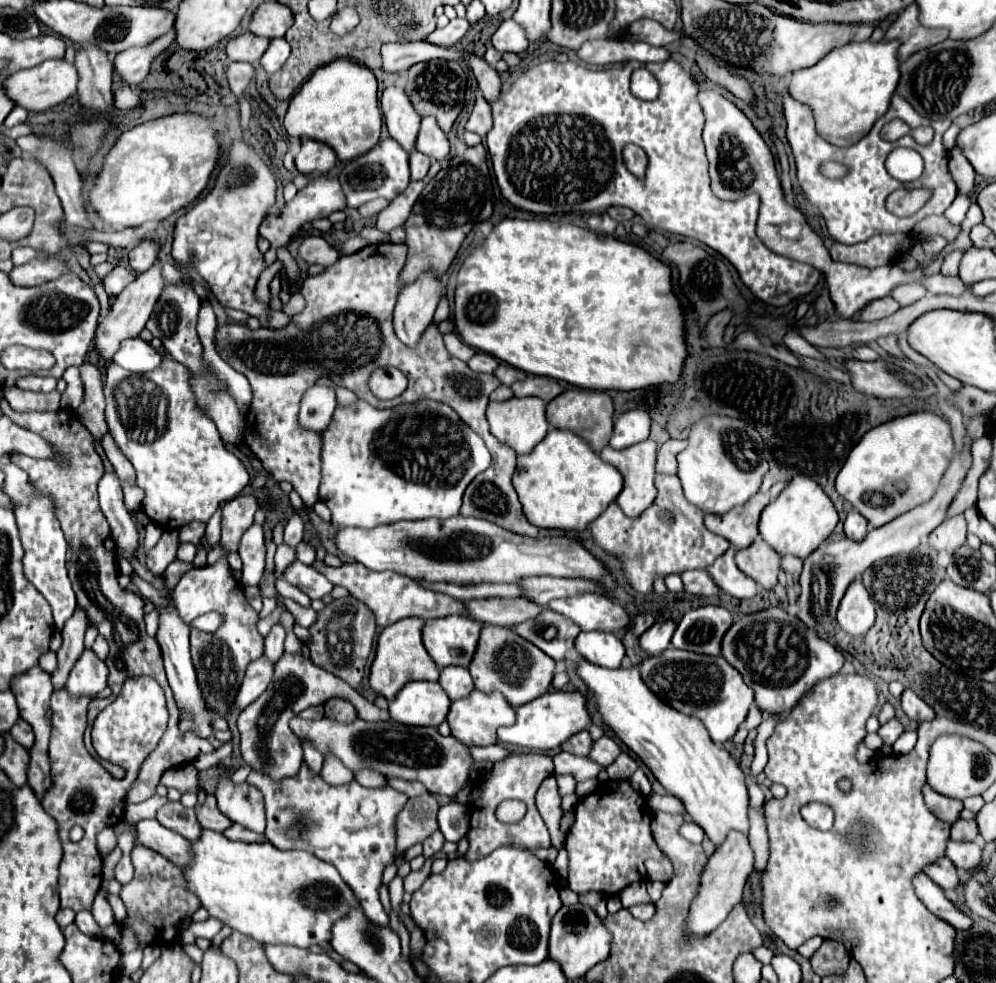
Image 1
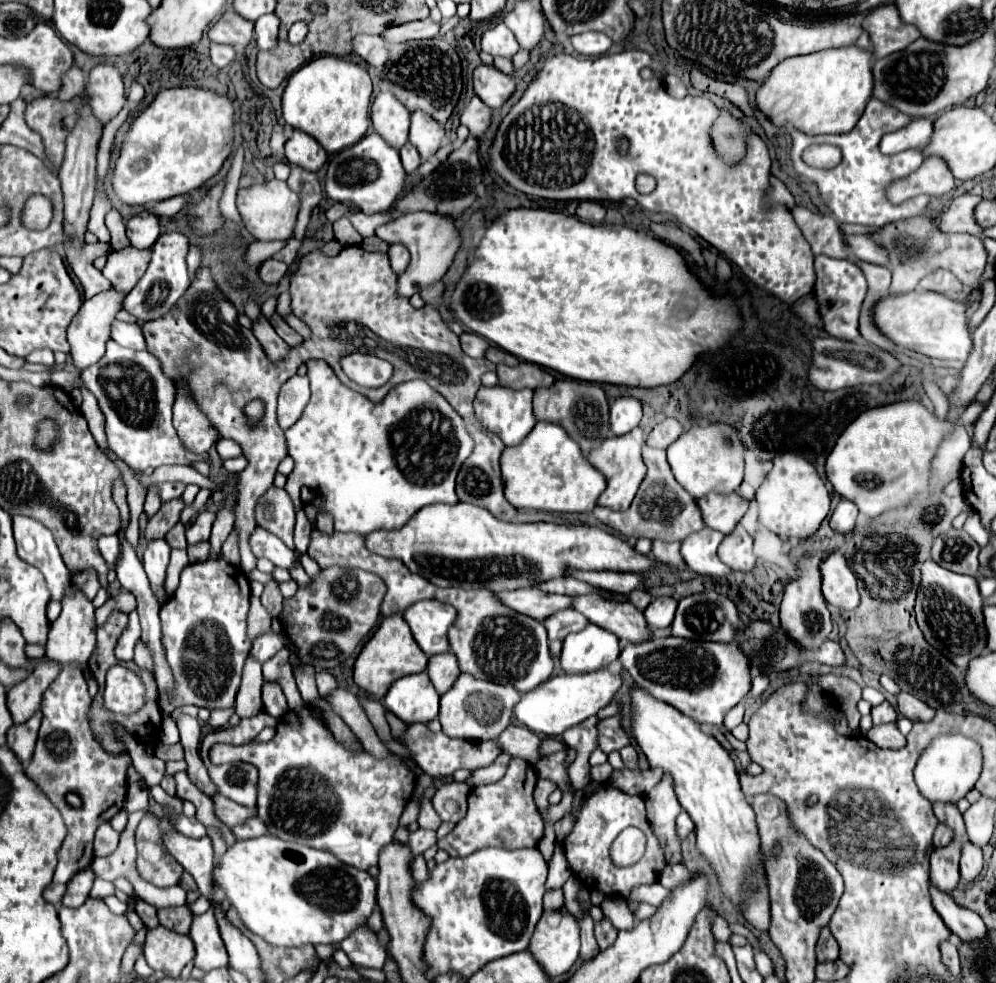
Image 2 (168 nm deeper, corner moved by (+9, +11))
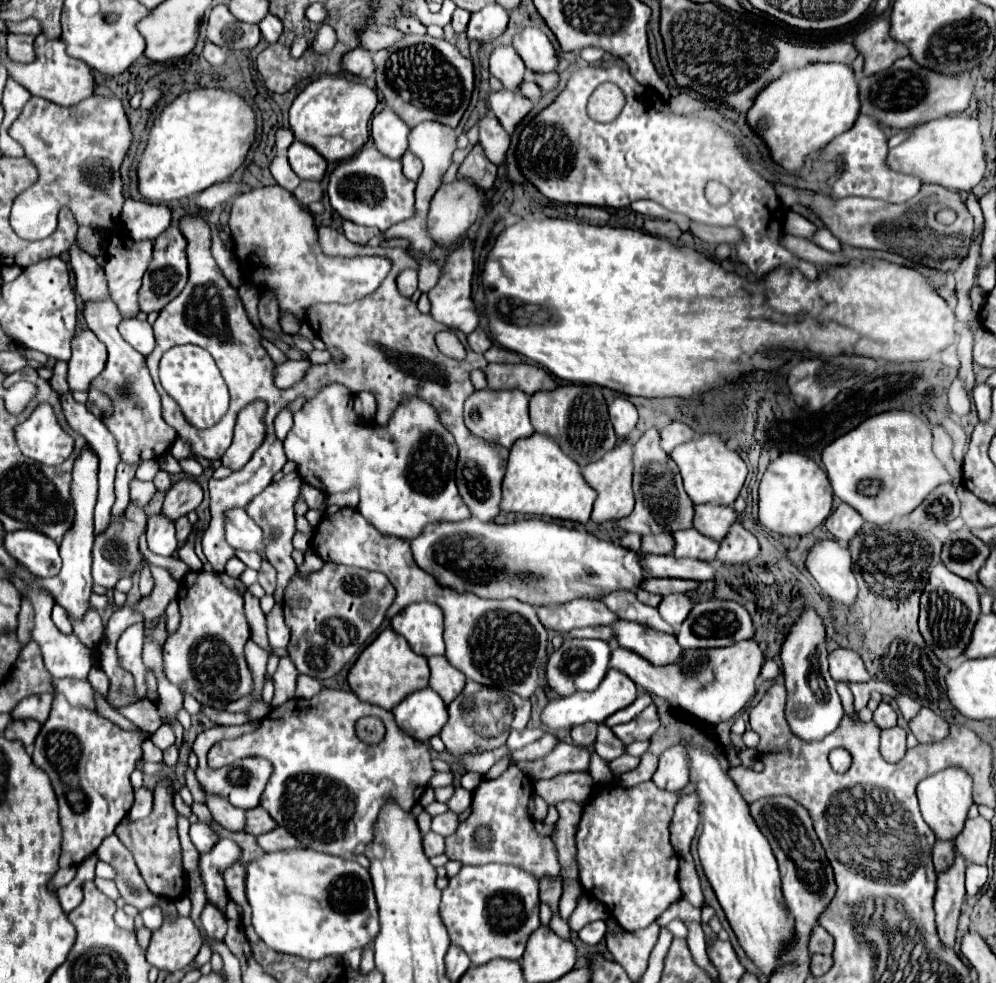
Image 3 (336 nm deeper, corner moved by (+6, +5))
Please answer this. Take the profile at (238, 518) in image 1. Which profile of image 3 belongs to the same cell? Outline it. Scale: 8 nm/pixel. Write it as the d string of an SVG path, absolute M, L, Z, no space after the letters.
M188 572L180 580L178 604L182 614L180 628L164 644L164 672L168 680L190 692L200 704L212 708L224 708L228 702L250 694L254 678L244 660L244 644L250 638L244 600L216 576Z

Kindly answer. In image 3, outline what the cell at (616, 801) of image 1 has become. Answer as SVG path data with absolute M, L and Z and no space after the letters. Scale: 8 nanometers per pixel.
M652 780L632 788L620 788L620 784L610 782L596 786L596 796L584 804L576 834L580 884L588 896L606 904L626 932L650 926L682 896L678 884L680 858L670 844L668 826L676 802L690 792L694 792L692 782L684 786L684 792L664 792Z

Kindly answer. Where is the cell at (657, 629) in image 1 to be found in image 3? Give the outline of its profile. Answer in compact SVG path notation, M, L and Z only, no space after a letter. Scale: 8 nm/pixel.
M670 594L670 596L664 596L658 610L660 610L660 616L672 624L676 630L680 628L680 624L686 620L688 612L692 610L692 600L688 594Z

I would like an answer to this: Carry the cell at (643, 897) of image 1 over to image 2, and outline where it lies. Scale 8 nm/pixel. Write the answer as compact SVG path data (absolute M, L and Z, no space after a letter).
M659 882L649 884L649 886L637 886L631 890L631 898L637 902L647 902L651 906L659 906L663 898L669 896L669 890L663 888Z

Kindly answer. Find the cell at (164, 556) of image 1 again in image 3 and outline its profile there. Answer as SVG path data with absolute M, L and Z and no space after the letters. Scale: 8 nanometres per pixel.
M192 478L180 480L180 482L174 482L172 488L168 490L162 512L172 520L176 520L182 514L196 510L200 502L202 502L202 486Z

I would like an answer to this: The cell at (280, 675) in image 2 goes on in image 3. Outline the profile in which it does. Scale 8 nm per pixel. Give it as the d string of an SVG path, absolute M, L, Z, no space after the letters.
M248 590L243 595L245 614L250 628L250 638L268 654L272 654L272 649L268 645L266 618L261 610L260 601Z

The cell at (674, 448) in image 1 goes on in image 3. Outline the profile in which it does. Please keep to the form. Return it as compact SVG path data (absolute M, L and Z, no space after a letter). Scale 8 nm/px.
M672 422L672 424L668 424L666 428L660 430L660 438L662 438L660 444L662 444L664 452L670 454L678 444L690 442L694 436L696 436L696 432L690 426L686 426L682 422Z

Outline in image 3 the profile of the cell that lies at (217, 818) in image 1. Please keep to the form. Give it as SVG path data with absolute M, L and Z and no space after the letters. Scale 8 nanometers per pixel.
M262 806L246 812L246 832L248 834L260 836L264 832L270 832L272 828L278 828L278 824L272 820L272 816L268 816L268 812Z

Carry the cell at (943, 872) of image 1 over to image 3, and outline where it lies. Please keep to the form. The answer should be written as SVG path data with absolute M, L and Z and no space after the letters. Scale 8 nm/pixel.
M956 852L954 866L948 868L946 872L938 874L938 890L934 896L934 910L936 910L936 926L938 926L938 936L942 944L954 946L956 940L956 928L958 928L958 916L960 908L964 902L964 870L966 862L964 858Z

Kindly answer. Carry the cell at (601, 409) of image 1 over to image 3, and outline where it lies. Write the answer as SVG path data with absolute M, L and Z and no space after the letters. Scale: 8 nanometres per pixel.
M564 384L552 392L536 392L530 396L530 422L534 432L552 436L562 452L572 456L580 468L600 460L616 446L616 434L608 418L608 408L598 386L588 384Z

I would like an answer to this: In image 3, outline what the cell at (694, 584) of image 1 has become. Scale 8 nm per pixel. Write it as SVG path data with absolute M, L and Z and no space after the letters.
M668 532L642 536L642 552L646 554L670 554L672 548L674 548L674 538Z

